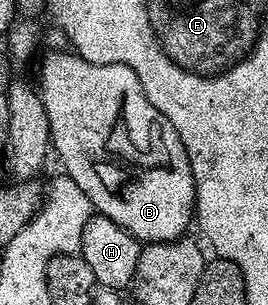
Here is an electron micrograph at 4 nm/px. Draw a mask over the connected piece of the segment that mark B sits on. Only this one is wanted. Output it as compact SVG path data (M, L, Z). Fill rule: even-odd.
M72 51L49 52L41 60L39 91L49 123L52 151L61 159L64 175L70 176L87 194L100 215L111 218L139 242L158 244L180 240L191 228L195 216L197 191L191 174L187 150L171 122L147 98L131 66L89 64Z

